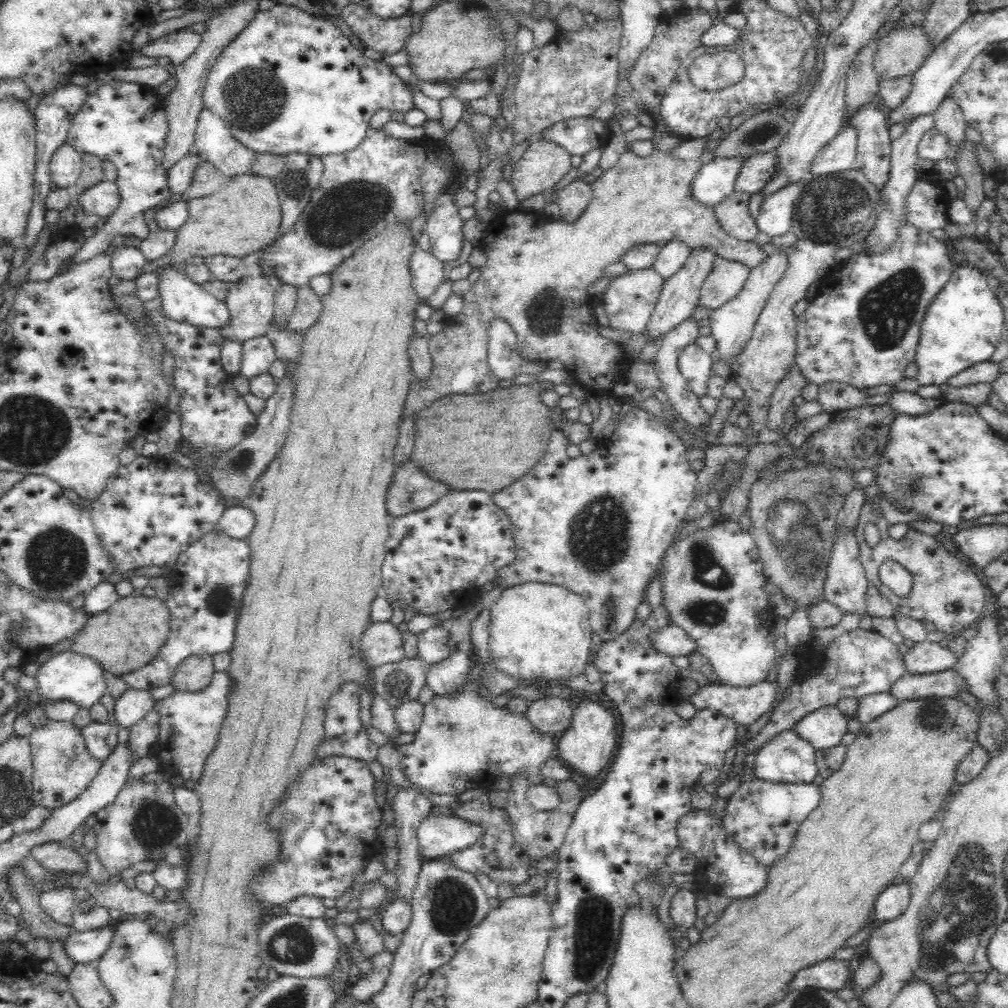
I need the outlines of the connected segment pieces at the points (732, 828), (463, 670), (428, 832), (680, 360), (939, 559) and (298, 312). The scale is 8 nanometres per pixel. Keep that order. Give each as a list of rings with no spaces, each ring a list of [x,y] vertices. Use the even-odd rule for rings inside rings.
[[[753,777],[742,781],[737,789],[726,798],[720,817],[725,830],[734,840],[754,855],[765,867],[784,854],[794,838],[794,830],[818,804],[819,787],[810,783],[770,782]]]
[[[456,648],[442,660],[428,667],[426,683],[436,694],[456,694],[468,682],[470,654]]]
[[[430,815],[422,819],[416,840],[418,852],[427,859],[447,857],[466,848],[482,835],[482,829],[455,816]]]
[[[695,341],[690,342],[678,354],[676,364],[694,394],[707,394],[707,384],[712,374],[712,356],[708,352],[704,352]]]
[[[866,503],[861,508],[857,525],[856,539],[860,546],[860,559],[868,582],[872,582],[879,592],[886,597],[896,612],[923,621],[928,620],[936,625],[936,631],[944,632],[947,637],[960,637],[965,629],[974,627],[980,620],[980,615],[986,604],[984,586],[973,574],[974,568],[962,565],[956,556],[941,546],[932,535],[908,529],[900,539],[888,535],[889,523],[883,516],[878,517],[872,511],[872,505]],[[865,525],[876,525],[880,539],[875,546],[869,546],[864,537]],[[887,561],[894,561],[908,570],[913,577],[913,588],[910,595],[900,598],[892,593],[879,578],[881,565]]]
[[[309,284],[297,286],[296,292],[295,310],[285,328],[304,331],[312,326],[322,314],[321,296],[316,294]]]

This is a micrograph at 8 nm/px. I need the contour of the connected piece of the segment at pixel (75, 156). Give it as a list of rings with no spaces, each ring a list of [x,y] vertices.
[[[62,144],[51,156],[49,171],[55,188],[73,189],[79,179],[81,170],[81,153],[68,144]]]

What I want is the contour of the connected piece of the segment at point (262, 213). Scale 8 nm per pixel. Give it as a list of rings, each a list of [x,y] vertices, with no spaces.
[[[252,174],[231,177],[220,185],[212,194],[188,200],[188,218],[179,229],[175,230],[175,239],[171,249],[156,260],[147,261],[142,272],[153,272],[156,267],[168,263],[181,264],[193,256],[230,255],[243,258],[247,254],[265,250],[279,238],[279,224],[282,220],[282,208],[273,179]]]

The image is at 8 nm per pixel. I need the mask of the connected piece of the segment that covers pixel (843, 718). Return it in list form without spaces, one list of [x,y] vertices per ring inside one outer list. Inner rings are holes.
[[[824,705],[804,714],[791,730],[815,749],[822,750],[840,744],[840,739],[847,732],[848,719],[849,716],[834,705]]]

